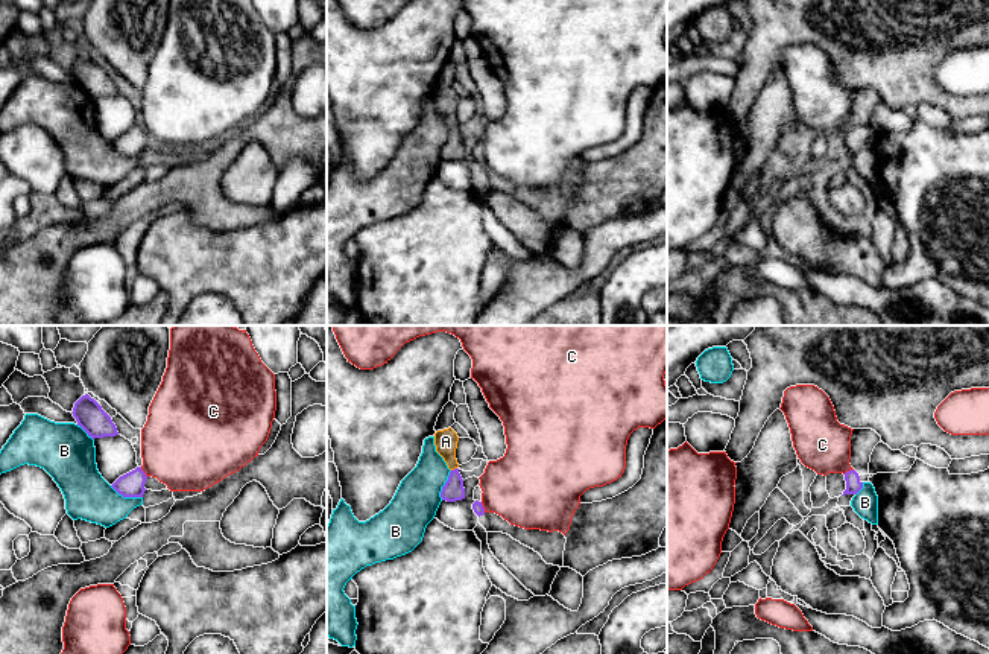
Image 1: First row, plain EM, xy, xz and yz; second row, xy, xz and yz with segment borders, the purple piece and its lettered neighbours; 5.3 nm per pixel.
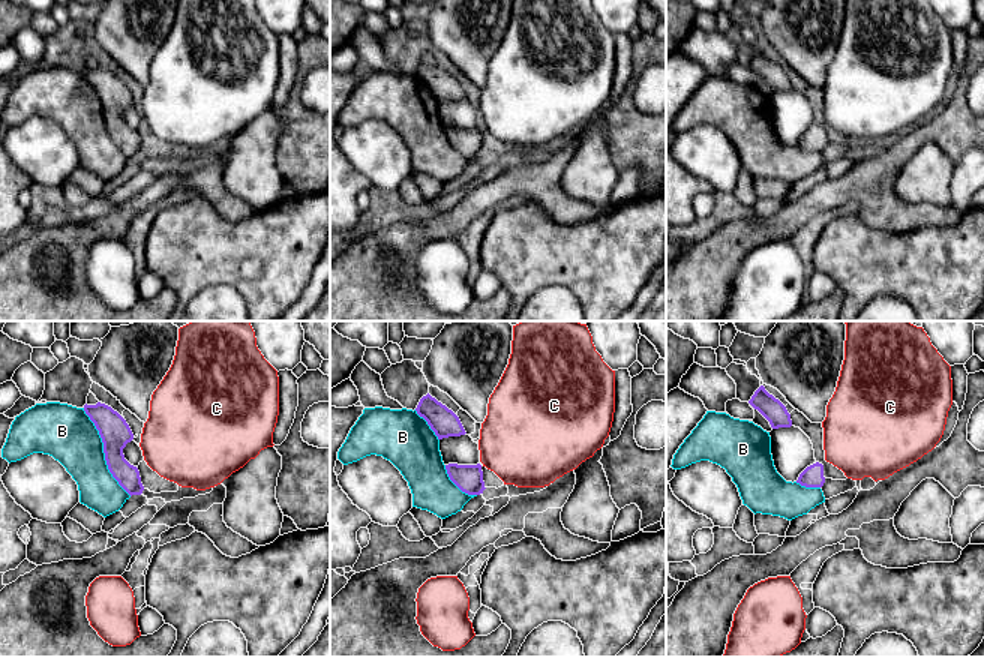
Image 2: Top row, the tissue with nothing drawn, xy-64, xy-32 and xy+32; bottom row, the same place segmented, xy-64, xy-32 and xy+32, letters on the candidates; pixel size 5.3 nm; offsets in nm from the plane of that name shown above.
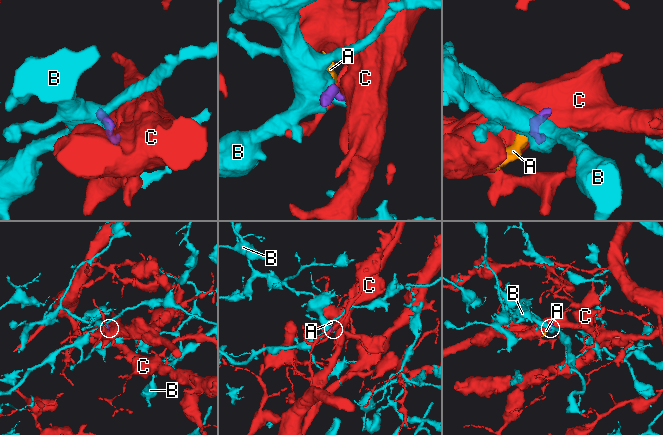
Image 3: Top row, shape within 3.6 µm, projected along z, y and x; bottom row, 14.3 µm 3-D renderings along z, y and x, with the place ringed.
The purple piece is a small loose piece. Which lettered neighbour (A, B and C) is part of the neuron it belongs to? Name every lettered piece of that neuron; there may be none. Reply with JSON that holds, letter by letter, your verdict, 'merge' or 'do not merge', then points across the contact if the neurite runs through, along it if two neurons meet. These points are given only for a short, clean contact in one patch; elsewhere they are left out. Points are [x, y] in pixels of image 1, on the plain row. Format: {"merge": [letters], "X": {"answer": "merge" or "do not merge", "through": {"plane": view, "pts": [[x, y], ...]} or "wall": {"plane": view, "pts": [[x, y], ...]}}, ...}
{"merge": ["A"], "A": {"answer": "merge", "through": {"plane": "xz", "pts": [[453, 149], [455, 128], [445, 101]]}}, "B": {"answer": "do not merge"}, "C": {"answer": "do not merge", "wall": {"plane": "xz", "pts": [[480, 161], [485, 171]]}}}

